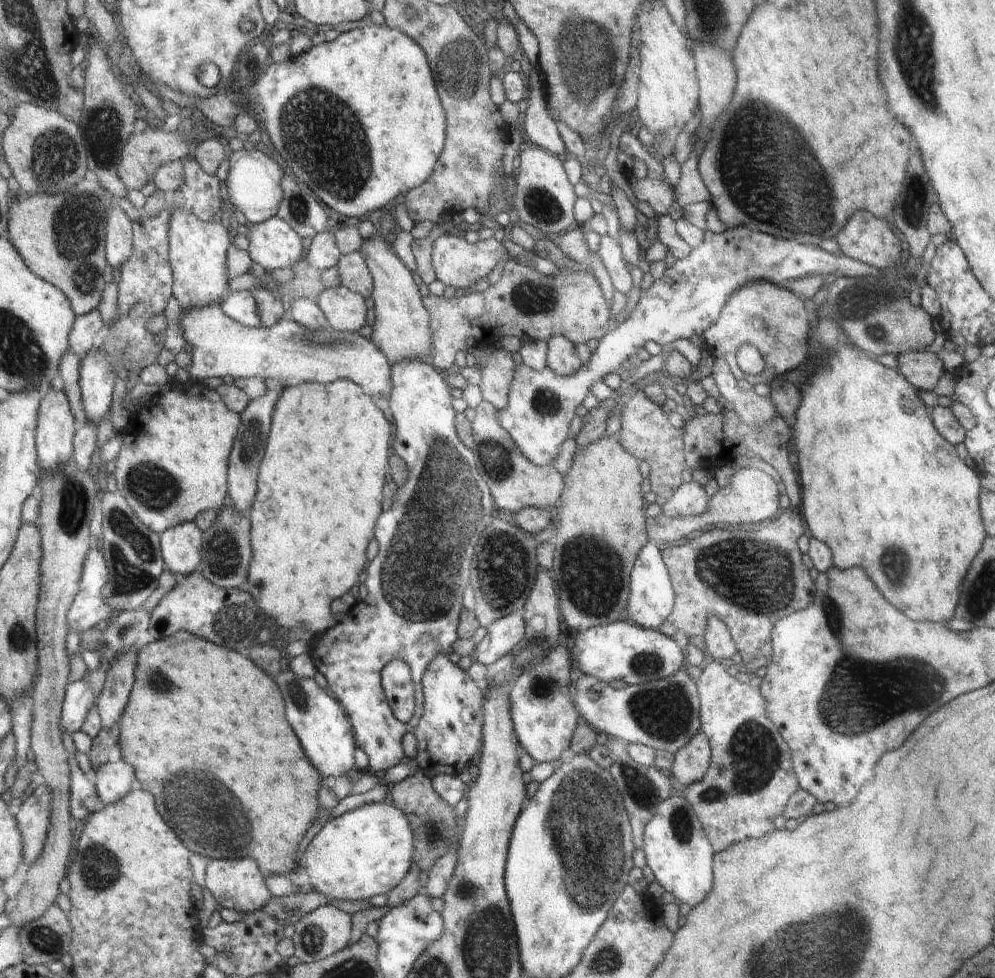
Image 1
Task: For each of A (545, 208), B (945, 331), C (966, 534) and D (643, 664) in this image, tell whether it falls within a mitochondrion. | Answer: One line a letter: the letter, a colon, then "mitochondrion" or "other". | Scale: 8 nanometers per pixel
A: mitochondrion
B: other
C: other
D: mitochondrion

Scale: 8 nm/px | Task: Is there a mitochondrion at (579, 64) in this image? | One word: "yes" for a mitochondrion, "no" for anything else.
yes

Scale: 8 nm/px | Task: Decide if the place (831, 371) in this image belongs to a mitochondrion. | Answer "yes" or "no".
no

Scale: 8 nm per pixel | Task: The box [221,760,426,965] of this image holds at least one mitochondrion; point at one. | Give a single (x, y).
(312, 939)

